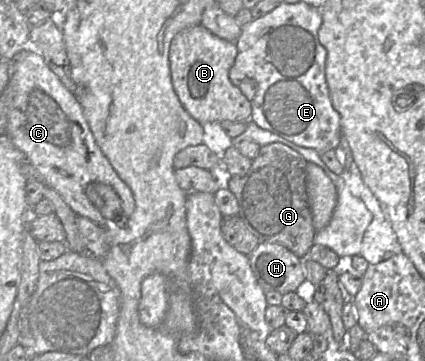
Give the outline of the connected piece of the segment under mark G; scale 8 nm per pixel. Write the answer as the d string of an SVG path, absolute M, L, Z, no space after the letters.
M271 143L260 148L246 175L232 176L227 184L238 201L238 216L259 241L282 245L301 259L307 258L316 234L308 201L306 166L307 160L295 150L282 143Z

